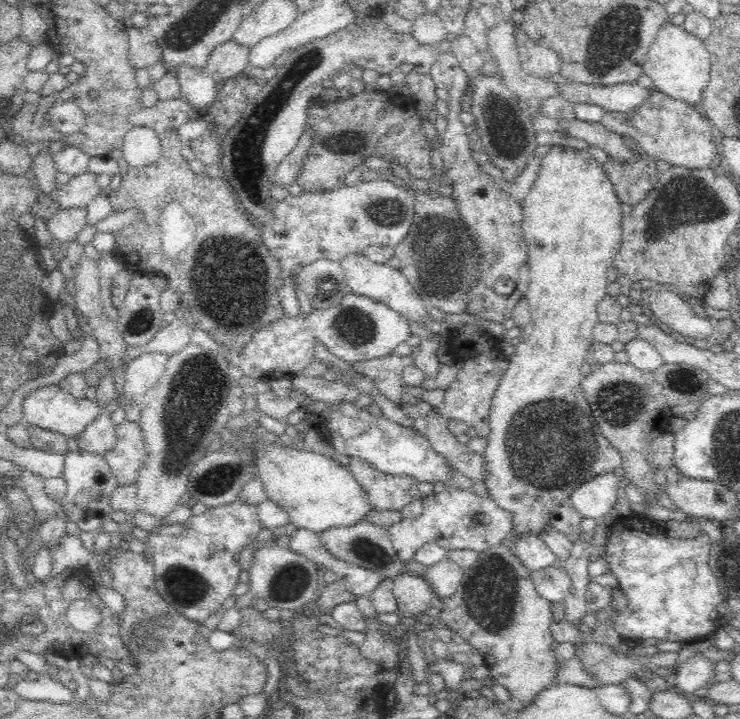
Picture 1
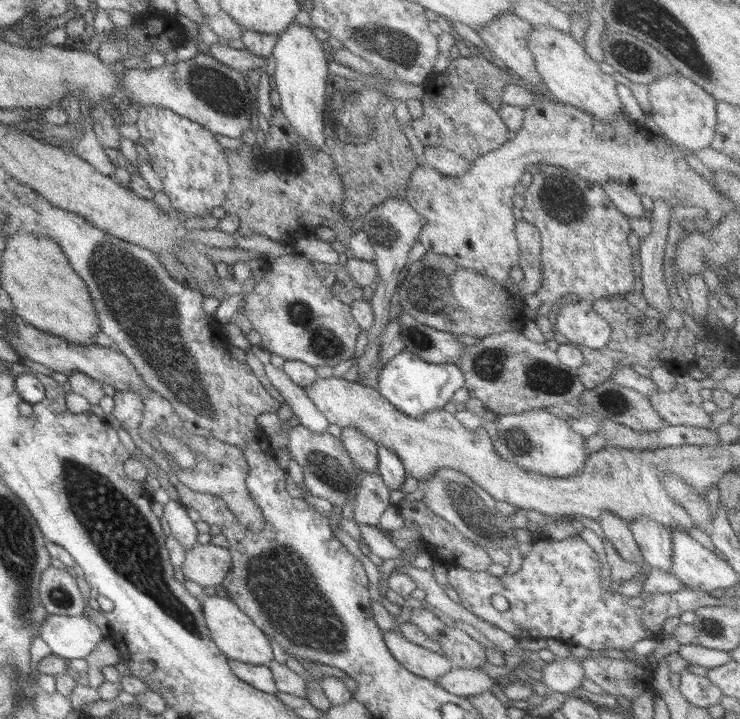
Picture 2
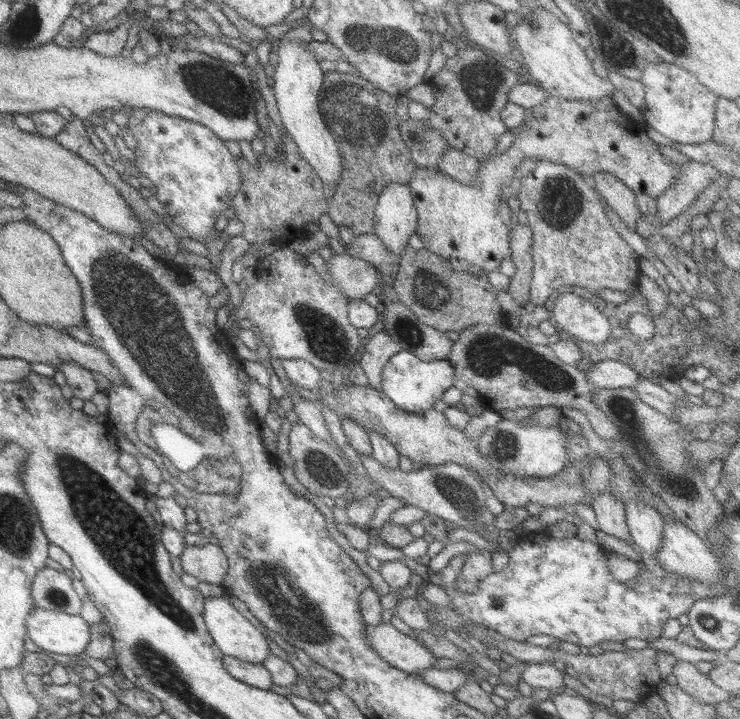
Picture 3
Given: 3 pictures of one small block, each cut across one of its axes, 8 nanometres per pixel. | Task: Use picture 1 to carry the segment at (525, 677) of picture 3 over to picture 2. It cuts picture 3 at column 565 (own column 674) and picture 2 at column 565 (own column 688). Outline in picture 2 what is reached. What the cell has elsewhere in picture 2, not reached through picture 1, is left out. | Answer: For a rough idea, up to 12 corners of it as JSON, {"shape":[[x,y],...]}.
{"shape":[[574,656],[542,670],[550,693],[573,695],[585,674]]}

